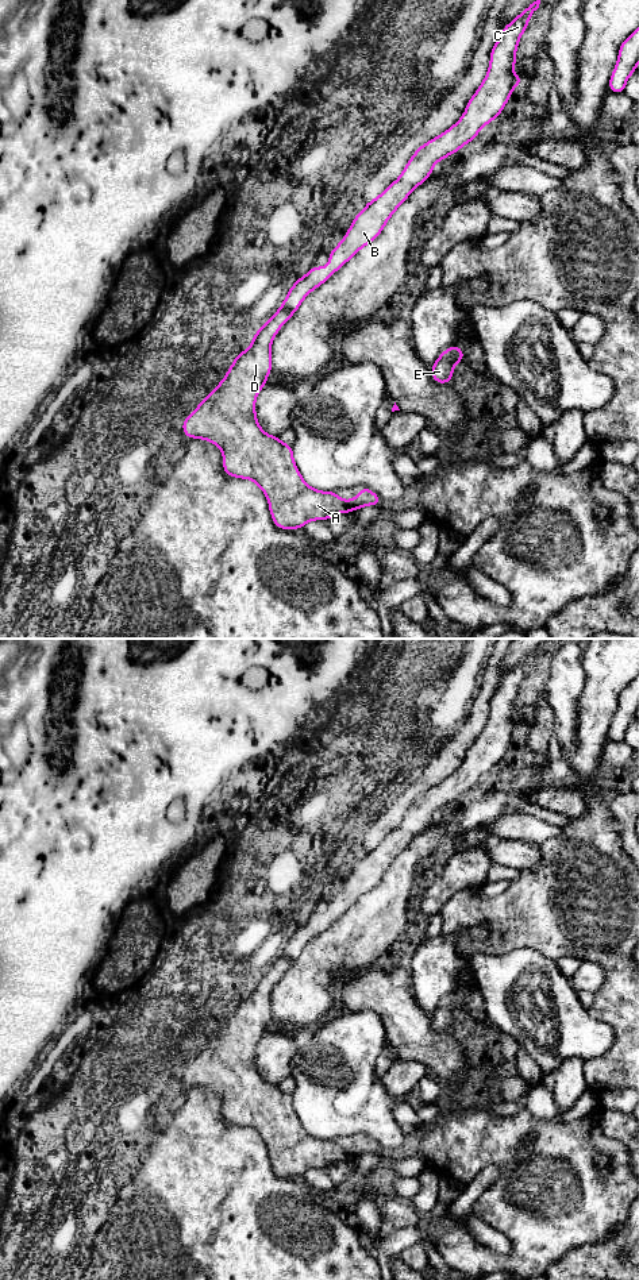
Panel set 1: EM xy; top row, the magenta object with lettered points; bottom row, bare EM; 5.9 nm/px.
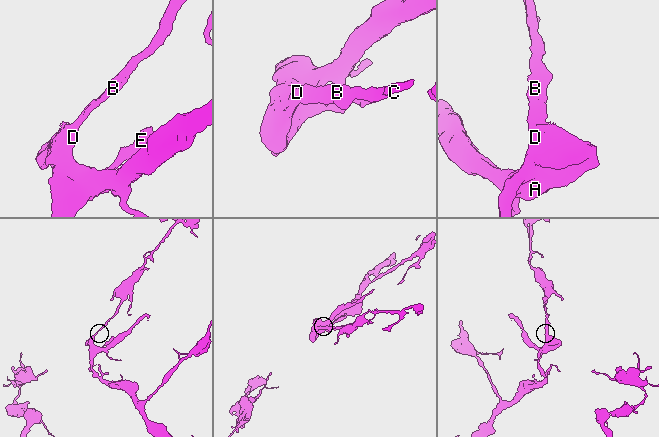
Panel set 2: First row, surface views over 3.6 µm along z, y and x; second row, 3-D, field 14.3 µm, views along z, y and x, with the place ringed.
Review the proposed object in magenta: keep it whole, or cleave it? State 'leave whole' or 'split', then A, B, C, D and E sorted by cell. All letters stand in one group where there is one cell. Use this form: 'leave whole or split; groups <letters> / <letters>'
leave whole; groups A B C D E

